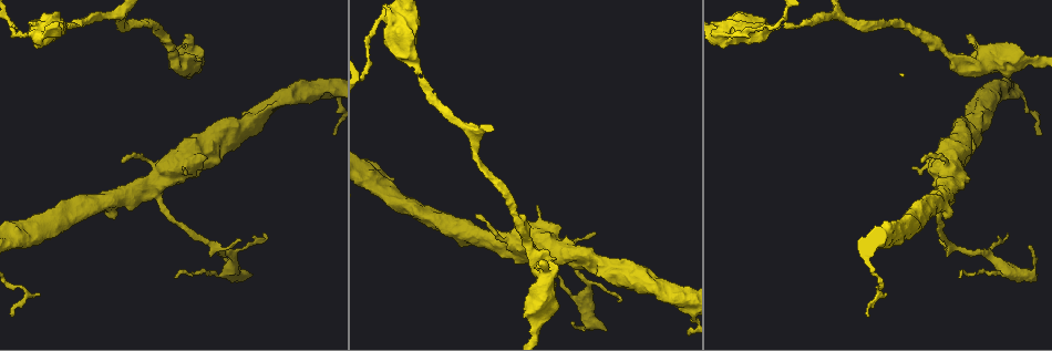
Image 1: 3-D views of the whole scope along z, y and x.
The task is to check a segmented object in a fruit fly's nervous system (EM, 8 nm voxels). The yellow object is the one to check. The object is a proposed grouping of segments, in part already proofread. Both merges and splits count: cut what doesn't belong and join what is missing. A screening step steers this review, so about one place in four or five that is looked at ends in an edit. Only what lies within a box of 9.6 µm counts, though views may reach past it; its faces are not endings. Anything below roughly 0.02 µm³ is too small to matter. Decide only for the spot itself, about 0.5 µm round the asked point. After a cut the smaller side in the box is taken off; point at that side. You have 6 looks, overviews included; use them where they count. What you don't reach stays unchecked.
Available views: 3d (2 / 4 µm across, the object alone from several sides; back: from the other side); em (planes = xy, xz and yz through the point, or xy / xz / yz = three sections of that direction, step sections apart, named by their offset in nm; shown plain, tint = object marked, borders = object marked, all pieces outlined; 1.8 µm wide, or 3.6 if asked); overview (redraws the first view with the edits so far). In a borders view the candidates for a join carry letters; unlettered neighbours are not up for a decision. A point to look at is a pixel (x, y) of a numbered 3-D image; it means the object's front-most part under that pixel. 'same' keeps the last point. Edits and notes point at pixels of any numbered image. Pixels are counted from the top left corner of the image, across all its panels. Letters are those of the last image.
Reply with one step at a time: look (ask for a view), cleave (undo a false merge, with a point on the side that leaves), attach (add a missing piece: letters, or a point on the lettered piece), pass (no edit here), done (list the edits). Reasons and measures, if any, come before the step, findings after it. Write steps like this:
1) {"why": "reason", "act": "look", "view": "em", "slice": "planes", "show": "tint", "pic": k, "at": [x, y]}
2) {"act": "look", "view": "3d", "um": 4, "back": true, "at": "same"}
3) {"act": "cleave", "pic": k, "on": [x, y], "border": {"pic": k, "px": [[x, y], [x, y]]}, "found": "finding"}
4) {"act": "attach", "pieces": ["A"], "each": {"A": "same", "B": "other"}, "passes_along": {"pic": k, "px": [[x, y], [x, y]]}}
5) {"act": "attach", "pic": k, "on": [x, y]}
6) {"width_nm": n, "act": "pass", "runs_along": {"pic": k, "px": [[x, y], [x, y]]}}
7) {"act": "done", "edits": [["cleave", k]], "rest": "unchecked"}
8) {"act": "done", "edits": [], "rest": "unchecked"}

{"why": "branch stops here", "act": "look", "view": "em", "slice": "planes", "show": "borders", "pic": 1, "at": [913, 168]}

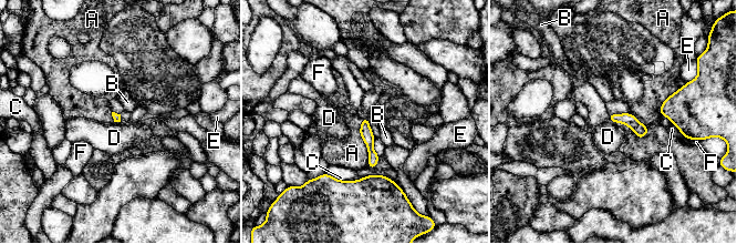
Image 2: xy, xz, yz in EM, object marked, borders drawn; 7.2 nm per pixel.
{"act": "pass", "each": {"A": "other", "B": "other", "C": "other", "D": "other", "E": "other", "F": "other"}, "found": "none of them fits"}

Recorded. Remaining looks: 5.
{"why": "calibre changes", "act": "look", "view": "em", "slice": "xy", "step": 16, "show": "tint", "pic": 1, "at": [181, 60]}

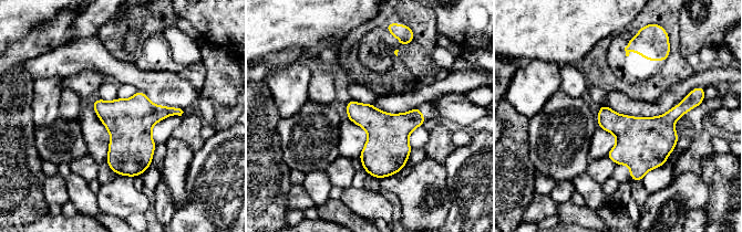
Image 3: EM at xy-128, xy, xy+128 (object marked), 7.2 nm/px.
{"act": "look", "view": "em", "slice": "yz", "step": 8, "show": "borders", "at": "same"}

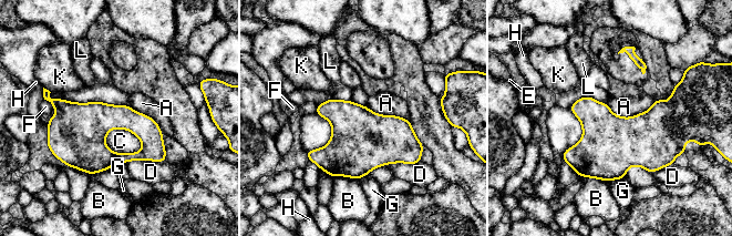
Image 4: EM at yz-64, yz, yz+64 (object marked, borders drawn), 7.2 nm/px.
{"act": "pass", "each": {"A": "other", "B": "other", "C": "other", "D": "other", "E": "other", "F": "other", "G": "other", "H": "other", "K": "other", "L": "other"}, "found": "one neuron here"}

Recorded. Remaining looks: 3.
{"why": "thin neck", "act": "look", "view": "em", "slice": "xy", "step": 4, "show": "tint", "pic": 1, "at": [417, 72]}

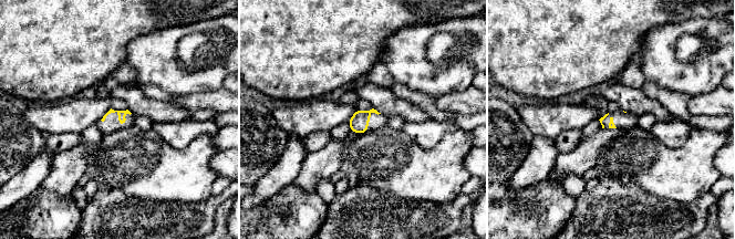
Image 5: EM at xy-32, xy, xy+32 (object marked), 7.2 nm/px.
{"why": "cut it another way", "act": "look", "view": "em", "slice": "planes", "show": "tint", "at": "same"}

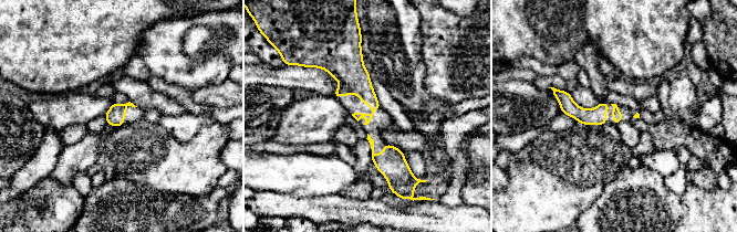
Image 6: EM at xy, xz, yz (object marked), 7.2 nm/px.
{"act": "look", "view": "em", "slice": "planes", "show": "borders", "at": "same"}

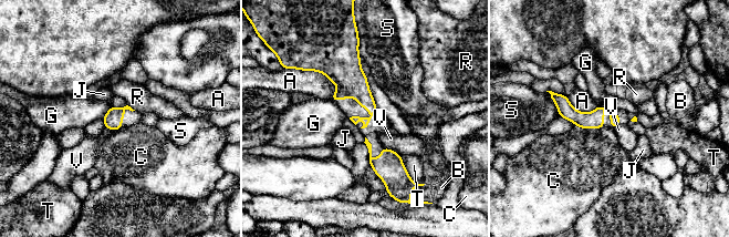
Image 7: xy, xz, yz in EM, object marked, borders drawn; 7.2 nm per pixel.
{"act": "pass", "each": {"A": "other", "B": "other", "C": "other", "G": "other", "J": "other", "R": "other", "S": "other", "T": "other", "V": "other"}, "border": {"pic": 7, "px": [[384, 146], [395, 151], [401, 156]]}, "found": "all the same neuron"}

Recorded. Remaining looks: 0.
{"act": "done", "edits": [], "rest": "unchecked"}

